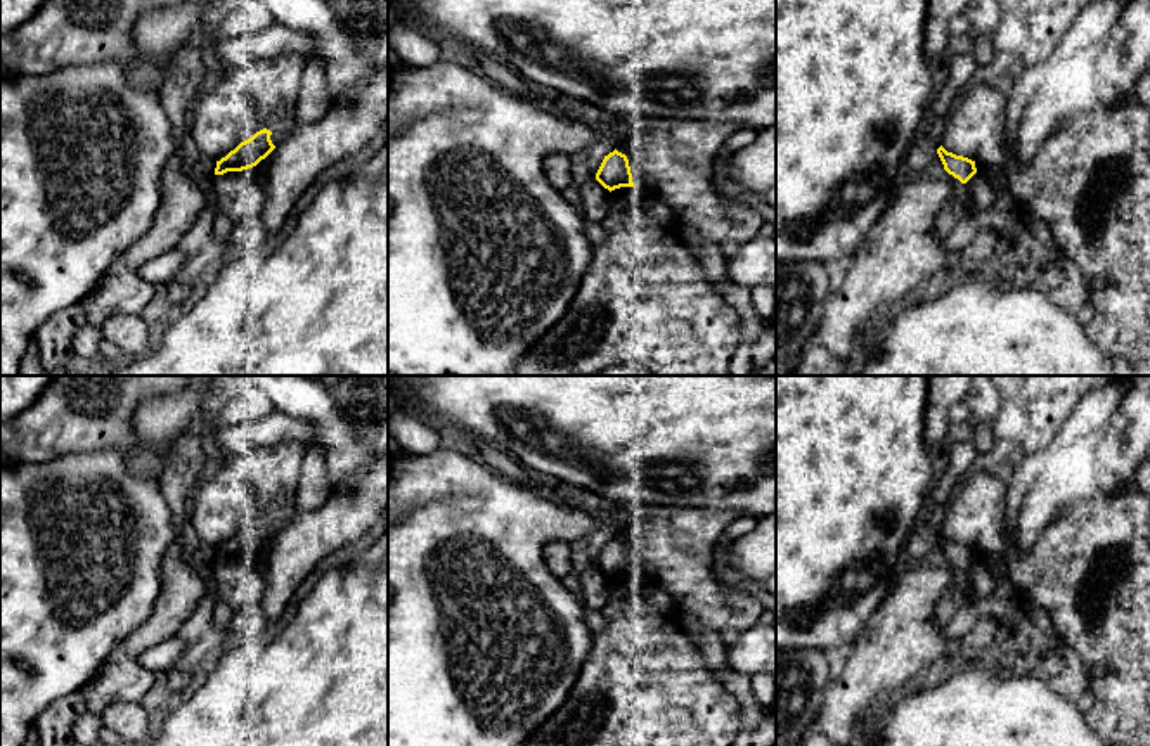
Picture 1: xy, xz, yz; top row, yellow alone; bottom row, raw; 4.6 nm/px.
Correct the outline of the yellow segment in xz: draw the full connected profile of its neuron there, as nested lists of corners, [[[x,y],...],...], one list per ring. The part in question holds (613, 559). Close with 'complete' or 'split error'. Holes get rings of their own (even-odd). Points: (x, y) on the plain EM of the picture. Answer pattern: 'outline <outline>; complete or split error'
outline [[[617,537],[604,543],[596,561],[596,568],[610,580],[620,575],[636,575],[627,543]]]; complete

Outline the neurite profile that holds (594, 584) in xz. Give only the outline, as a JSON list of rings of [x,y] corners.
[[[596,566],[580,573],[580,583],[584,590],[584,606],[601,611],[606,604],[608,576],[604,576]]]

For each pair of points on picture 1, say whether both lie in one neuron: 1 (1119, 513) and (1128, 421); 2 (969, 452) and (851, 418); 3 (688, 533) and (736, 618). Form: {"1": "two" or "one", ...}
{"1": "two", "2": "two", "3": "one"}

